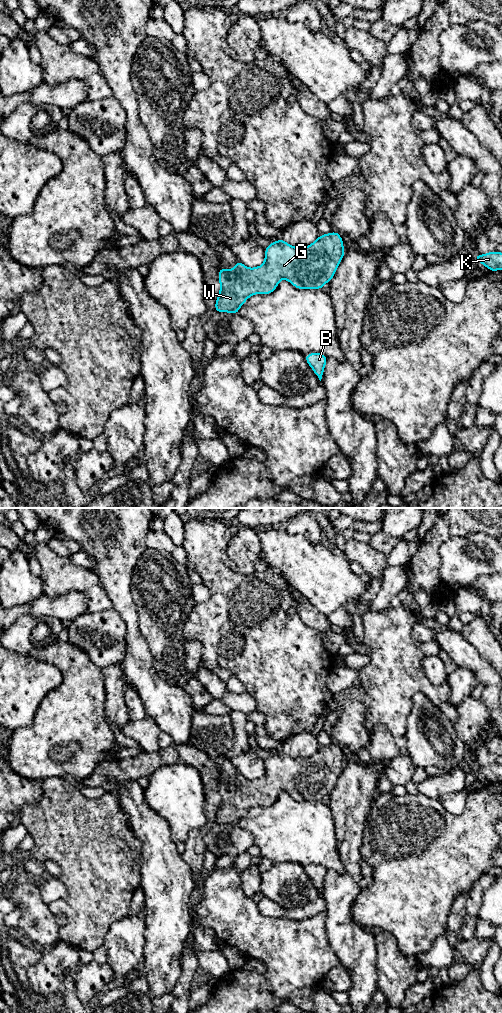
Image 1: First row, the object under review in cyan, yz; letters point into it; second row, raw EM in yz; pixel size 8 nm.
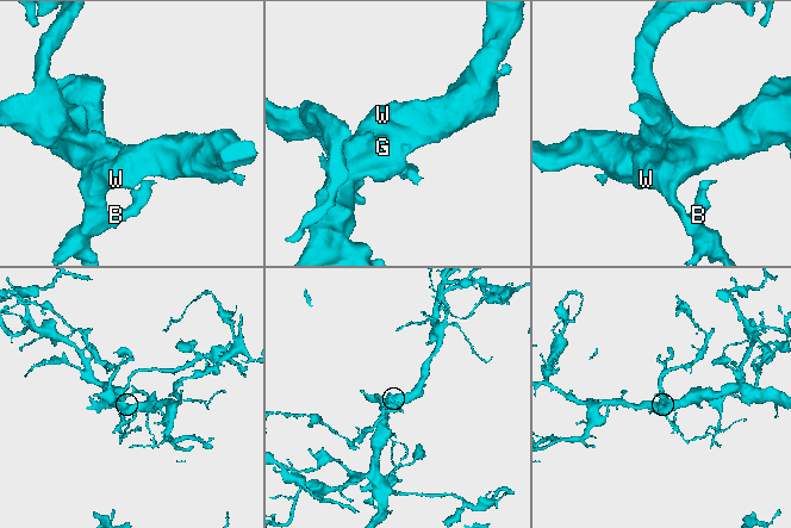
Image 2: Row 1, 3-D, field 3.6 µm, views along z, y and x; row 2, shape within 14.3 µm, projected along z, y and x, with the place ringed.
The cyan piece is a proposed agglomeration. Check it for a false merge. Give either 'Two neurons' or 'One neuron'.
One neuron

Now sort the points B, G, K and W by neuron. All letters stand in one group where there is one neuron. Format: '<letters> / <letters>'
B G K W

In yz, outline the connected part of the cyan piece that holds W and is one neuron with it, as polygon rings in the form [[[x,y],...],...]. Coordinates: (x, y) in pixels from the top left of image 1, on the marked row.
[[[338,232],[320,235],[307,247],[293,247],[281,238],[265,249],[265,260],[261,266],[248,268],[237,261],[234,268],[219,270],[220,292],[215,303],[215,311],[237,314],[245,301],[254,294],[270,294],[280,280],[288,280],[298,289],[322,289],[332,280],[343,256],[343,240]]]

